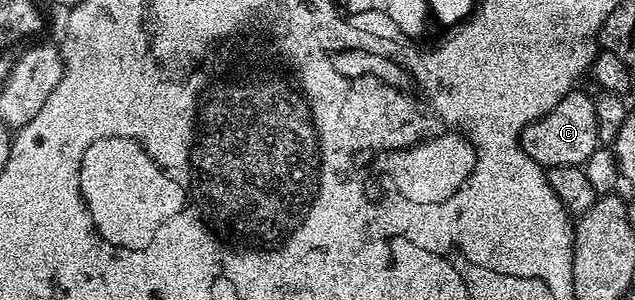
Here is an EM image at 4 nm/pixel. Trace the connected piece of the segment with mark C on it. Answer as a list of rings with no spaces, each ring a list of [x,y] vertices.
[[[581,88],[570,90],[548,115],[525,125],[520,134],[522,150],[532,158],[537,165],[546,169],[552,167],[568,167],[569,165],[585,166],[588,155],[600,148],[598,132],[596,131],[595,98],[581,93]]]

